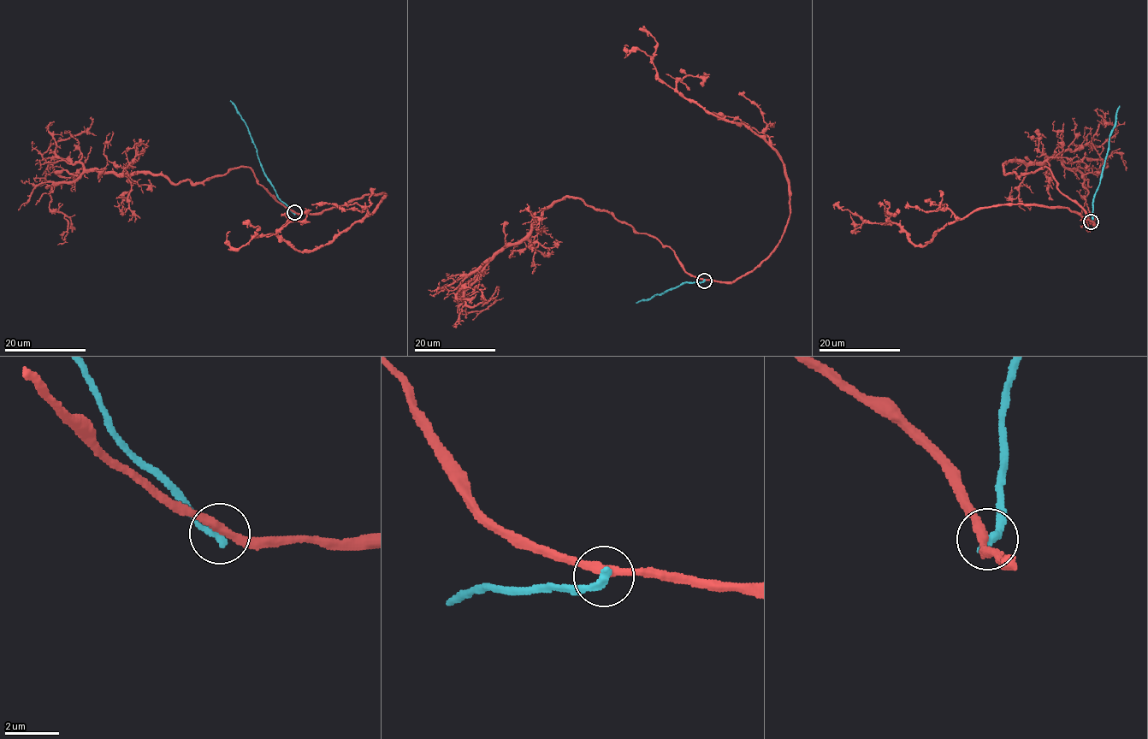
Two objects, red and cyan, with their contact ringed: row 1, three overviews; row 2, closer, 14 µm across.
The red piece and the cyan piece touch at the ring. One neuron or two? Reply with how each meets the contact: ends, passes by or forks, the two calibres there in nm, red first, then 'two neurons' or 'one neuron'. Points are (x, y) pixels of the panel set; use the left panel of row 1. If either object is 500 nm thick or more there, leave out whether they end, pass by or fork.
red passes by; cyan ends there; 320 nm thick on the red side, 340 nm on the other; two neurons

